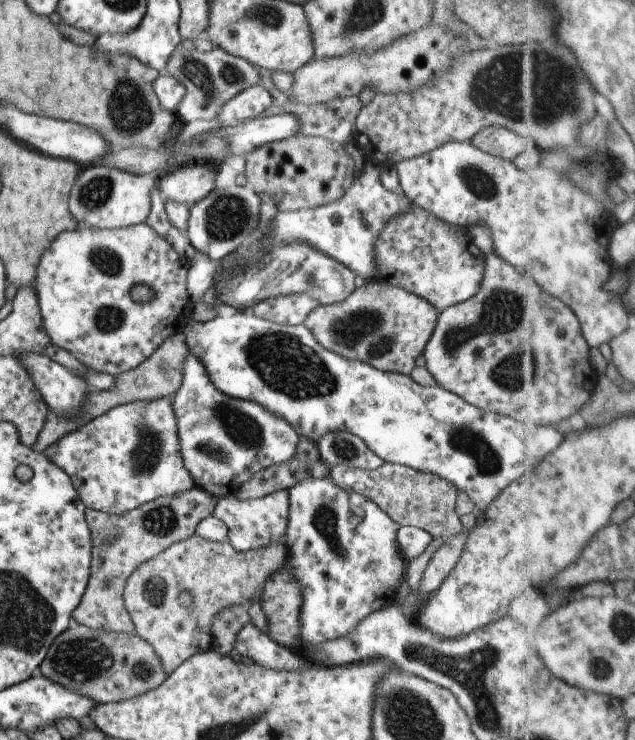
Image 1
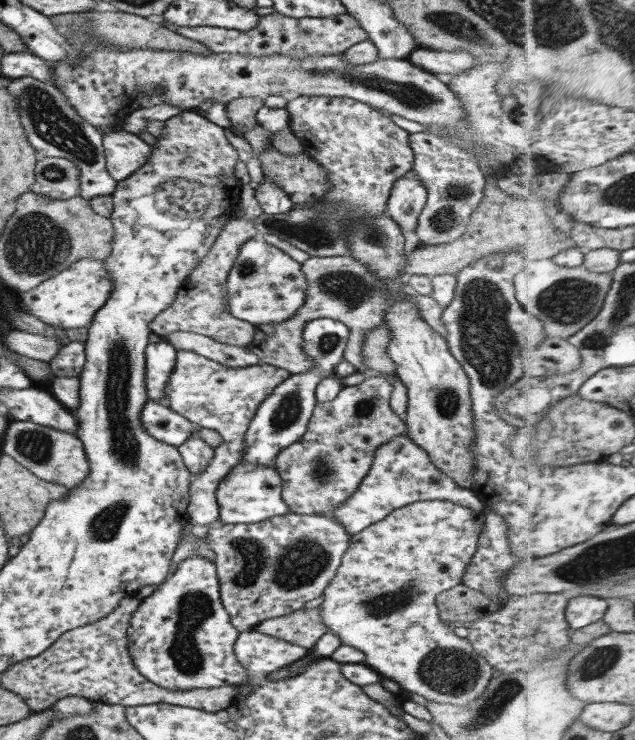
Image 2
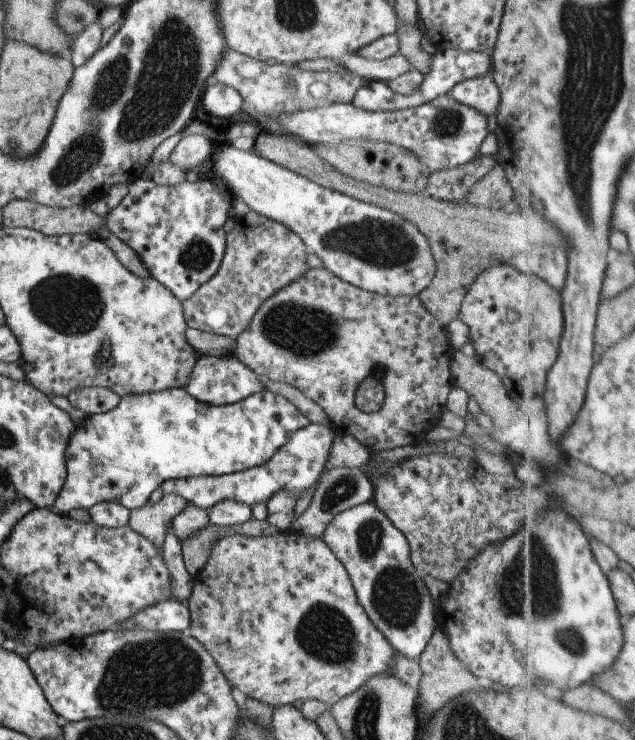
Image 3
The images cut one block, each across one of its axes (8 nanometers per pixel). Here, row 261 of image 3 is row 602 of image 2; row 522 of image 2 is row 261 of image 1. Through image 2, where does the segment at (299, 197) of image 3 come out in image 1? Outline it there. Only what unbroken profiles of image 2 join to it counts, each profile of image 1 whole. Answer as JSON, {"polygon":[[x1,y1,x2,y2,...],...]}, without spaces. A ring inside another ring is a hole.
{"polygon":[[414,203,412,206,395,218,388,219,375,240,373,255,375,266,379,266,376,280,406,289,427,300,441,313,479,291,485,269,485,254,473,242,468,230,457,231,457,225,440,220]]}

